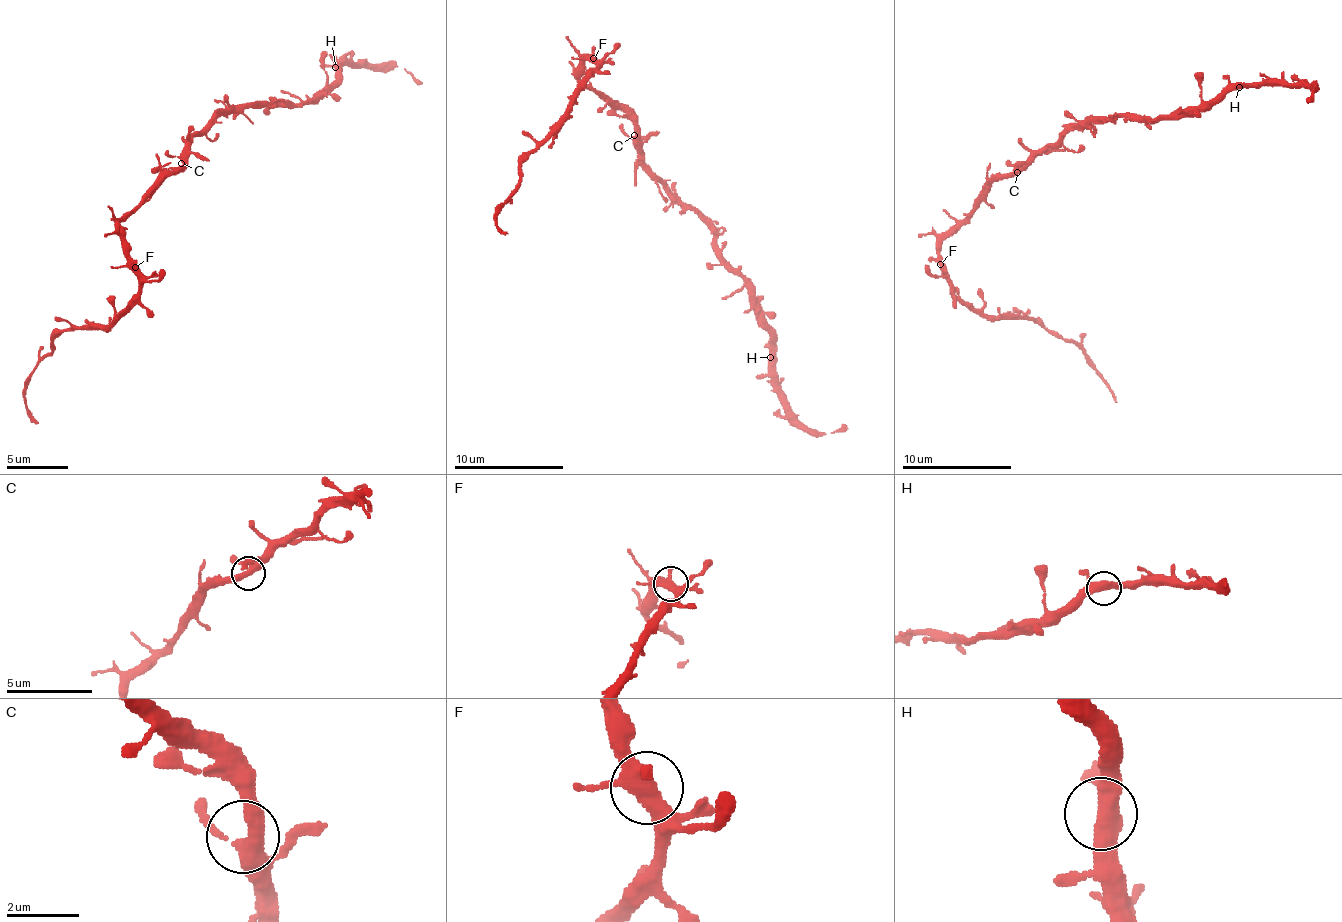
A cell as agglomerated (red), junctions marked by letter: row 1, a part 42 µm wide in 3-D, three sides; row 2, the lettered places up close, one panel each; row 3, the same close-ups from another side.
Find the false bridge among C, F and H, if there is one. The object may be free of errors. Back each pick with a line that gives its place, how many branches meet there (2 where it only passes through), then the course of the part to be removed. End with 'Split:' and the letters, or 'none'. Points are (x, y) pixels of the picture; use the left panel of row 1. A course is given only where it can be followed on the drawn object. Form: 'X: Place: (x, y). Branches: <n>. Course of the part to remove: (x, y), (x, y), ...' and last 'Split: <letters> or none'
Split: none

